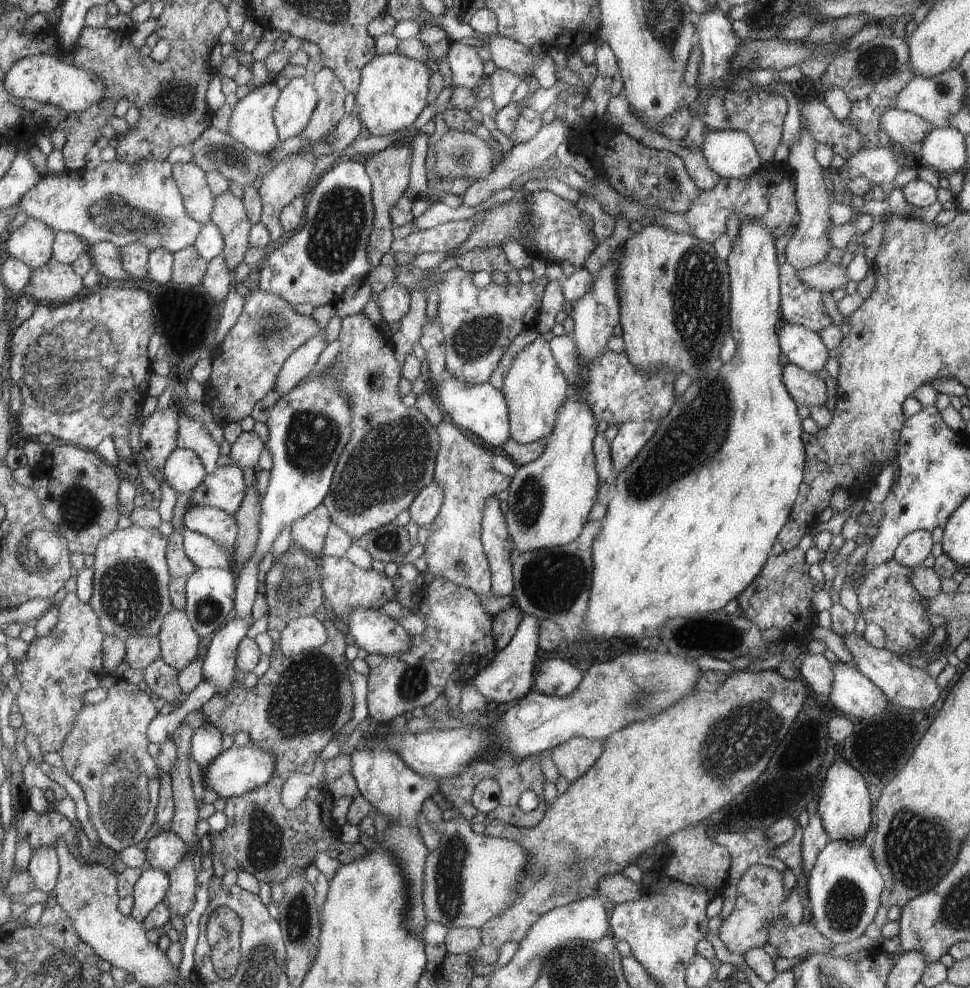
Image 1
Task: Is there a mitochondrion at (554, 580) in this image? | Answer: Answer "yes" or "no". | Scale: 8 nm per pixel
yes

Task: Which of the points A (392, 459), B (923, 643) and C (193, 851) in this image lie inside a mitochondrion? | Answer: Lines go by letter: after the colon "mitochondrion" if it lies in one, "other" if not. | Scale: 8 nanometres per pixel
A: mitochondrion
B: other
C: other

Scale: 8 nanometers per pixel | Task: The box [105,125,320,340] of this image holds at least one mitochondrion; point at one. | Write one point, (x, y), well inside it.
(227, 157)

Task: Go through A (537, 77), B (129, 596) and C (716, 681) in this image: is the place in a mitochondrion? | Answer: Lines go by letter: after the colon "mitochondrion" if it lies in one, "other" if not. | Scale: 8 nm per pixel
A: other
B: mitochondrion
C: other

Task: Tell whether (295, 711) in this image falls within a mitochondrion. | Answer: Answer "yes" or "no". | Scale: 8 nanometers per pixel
yes

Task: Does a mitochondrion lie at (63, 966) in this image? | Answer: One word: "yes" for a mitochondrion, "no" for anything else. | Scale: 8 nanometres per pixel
yes

